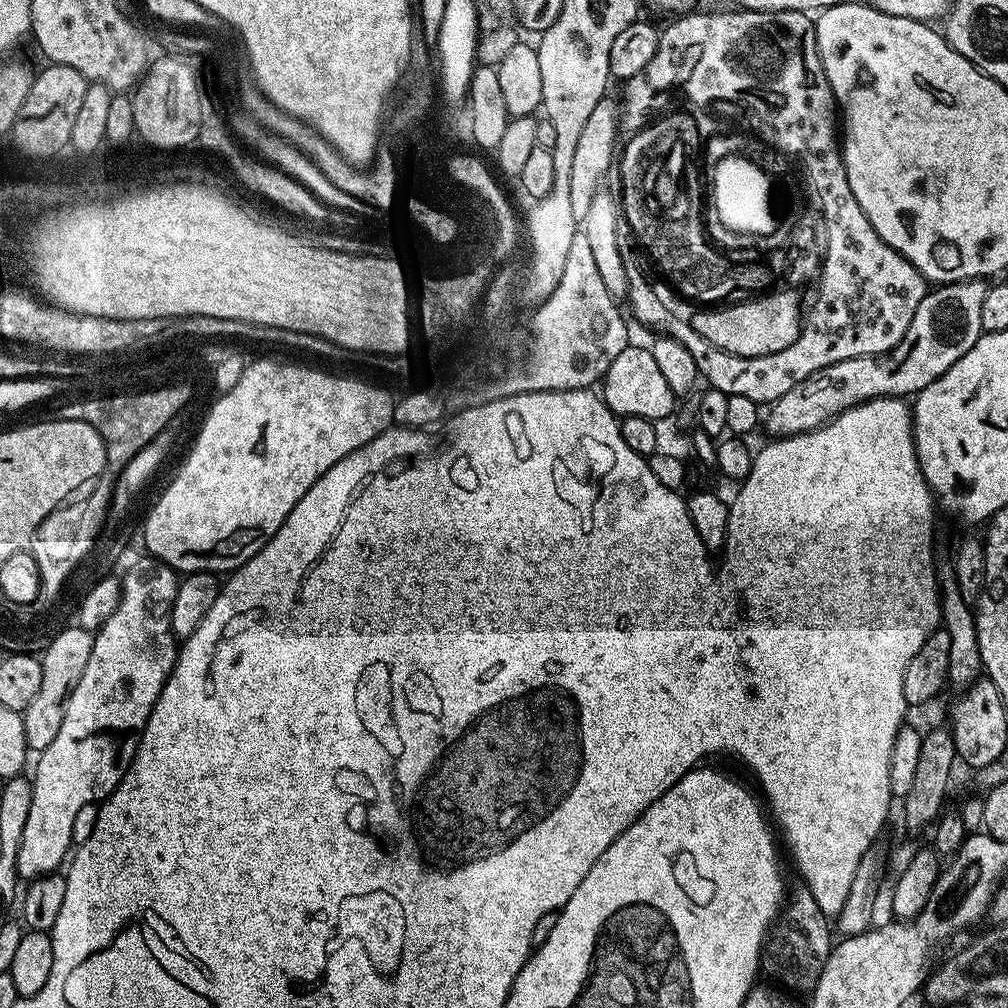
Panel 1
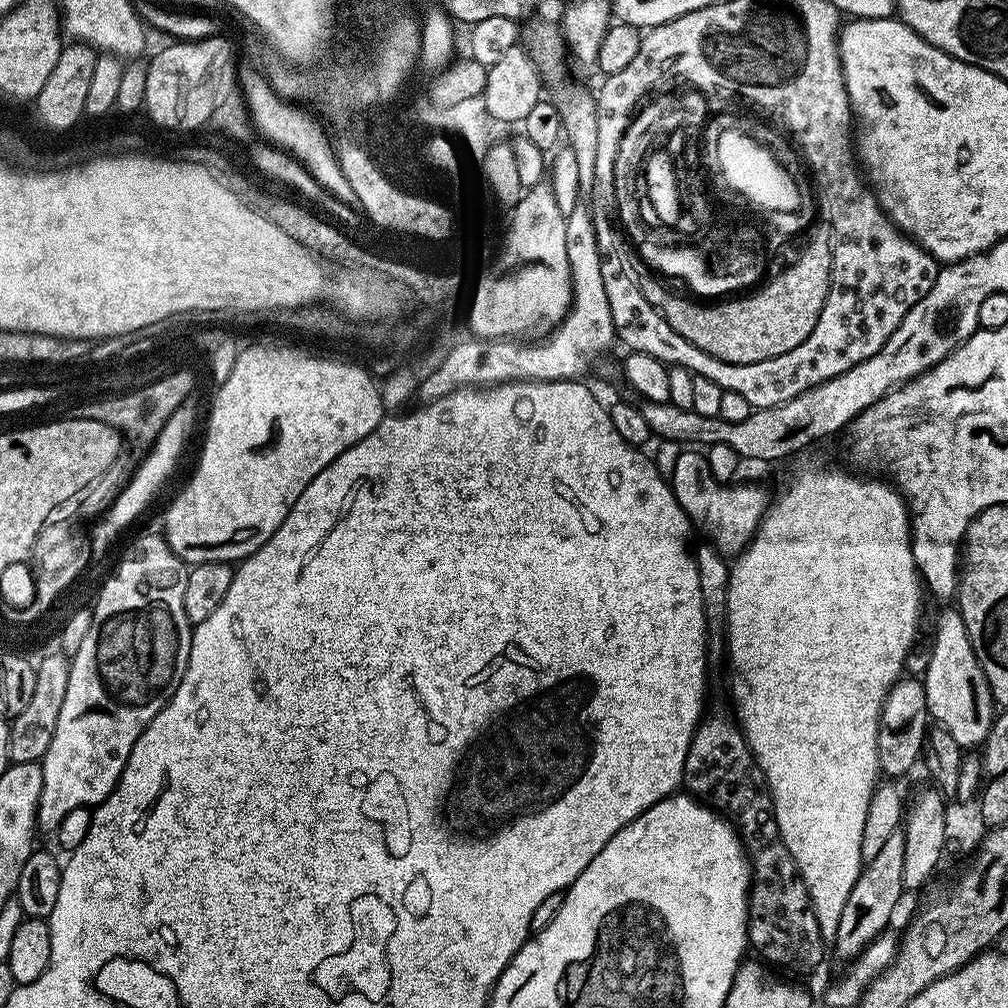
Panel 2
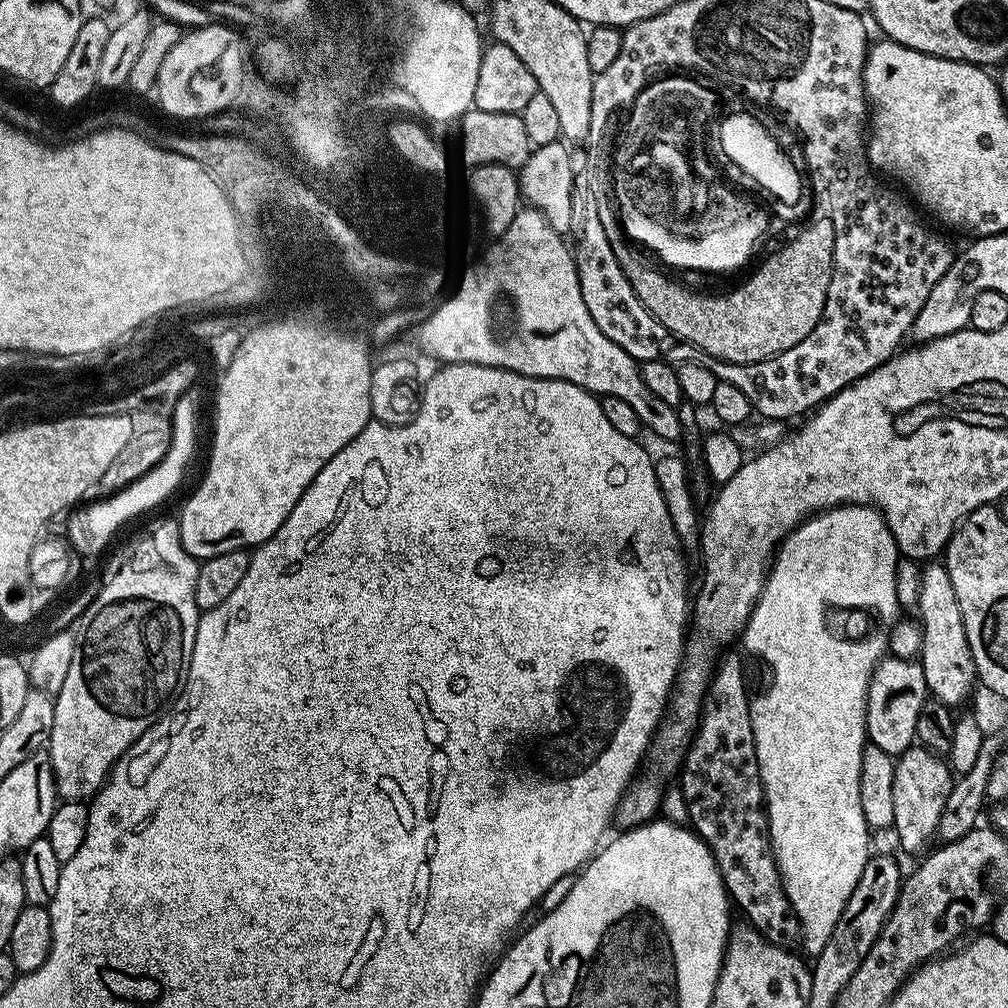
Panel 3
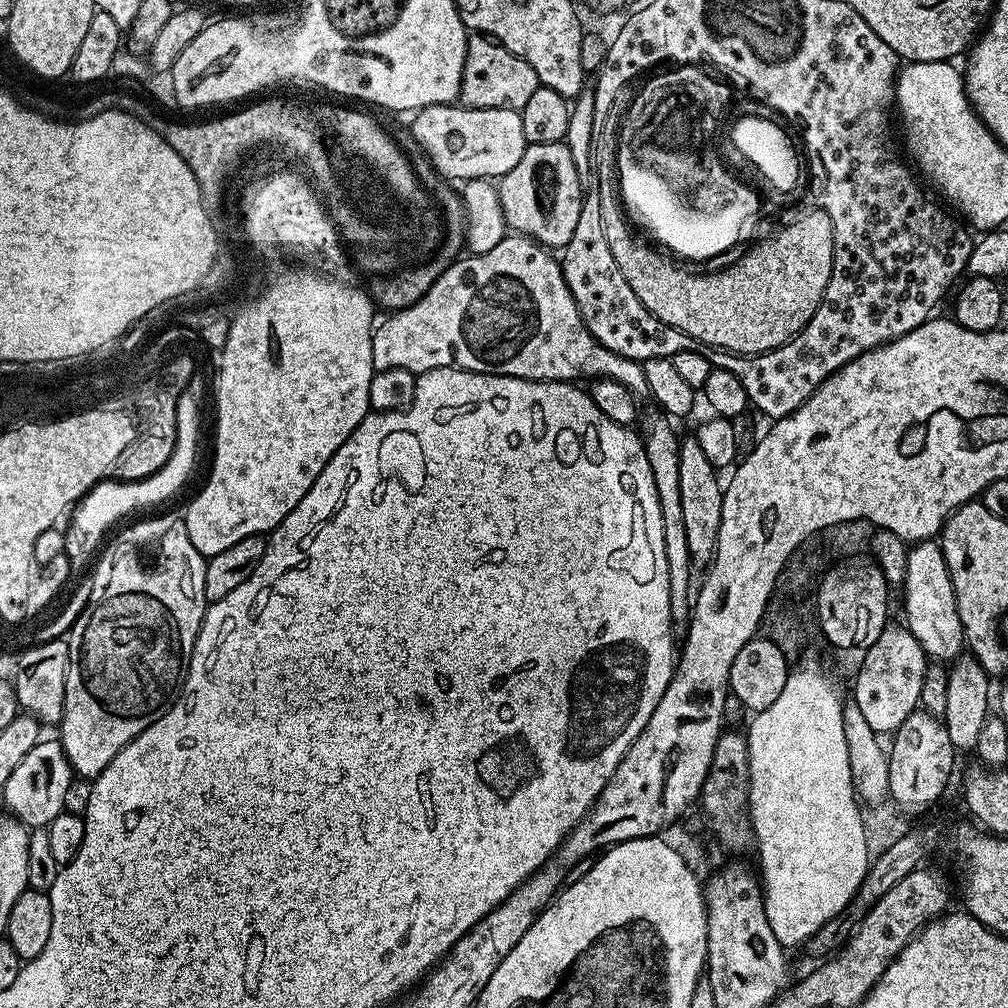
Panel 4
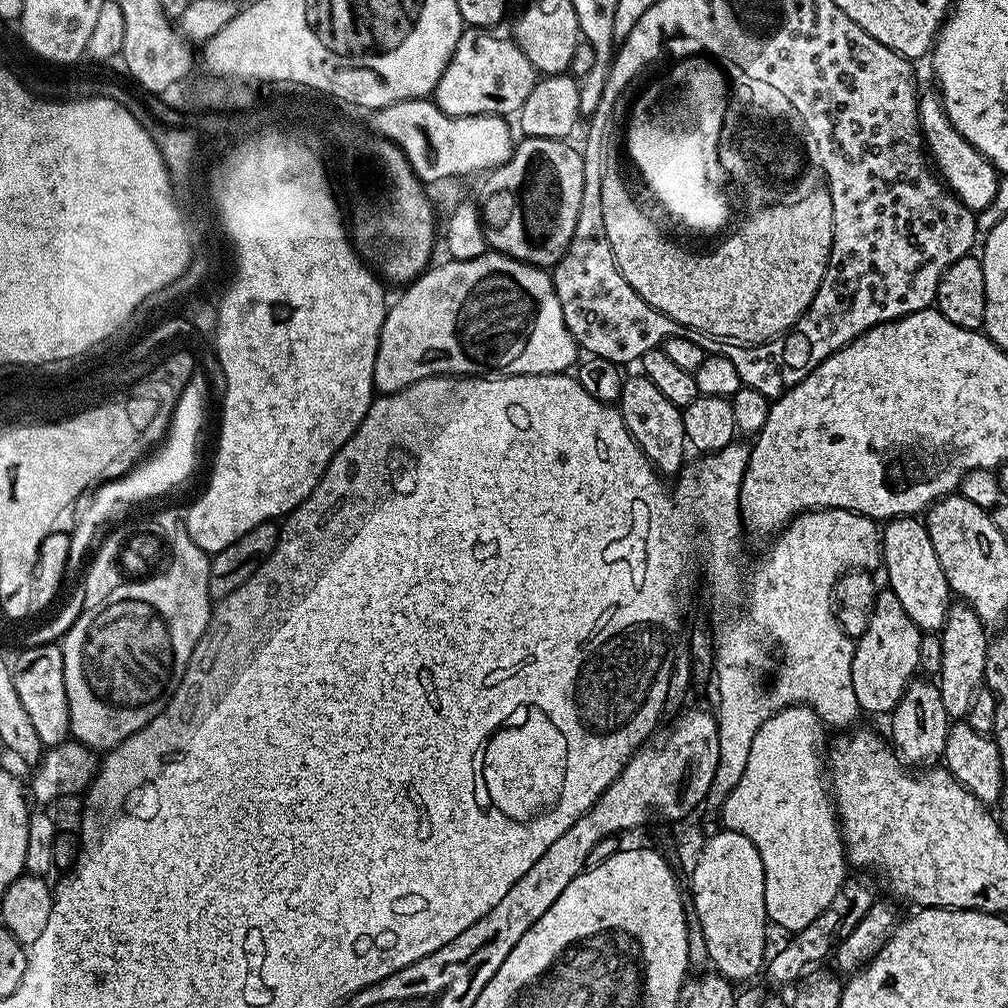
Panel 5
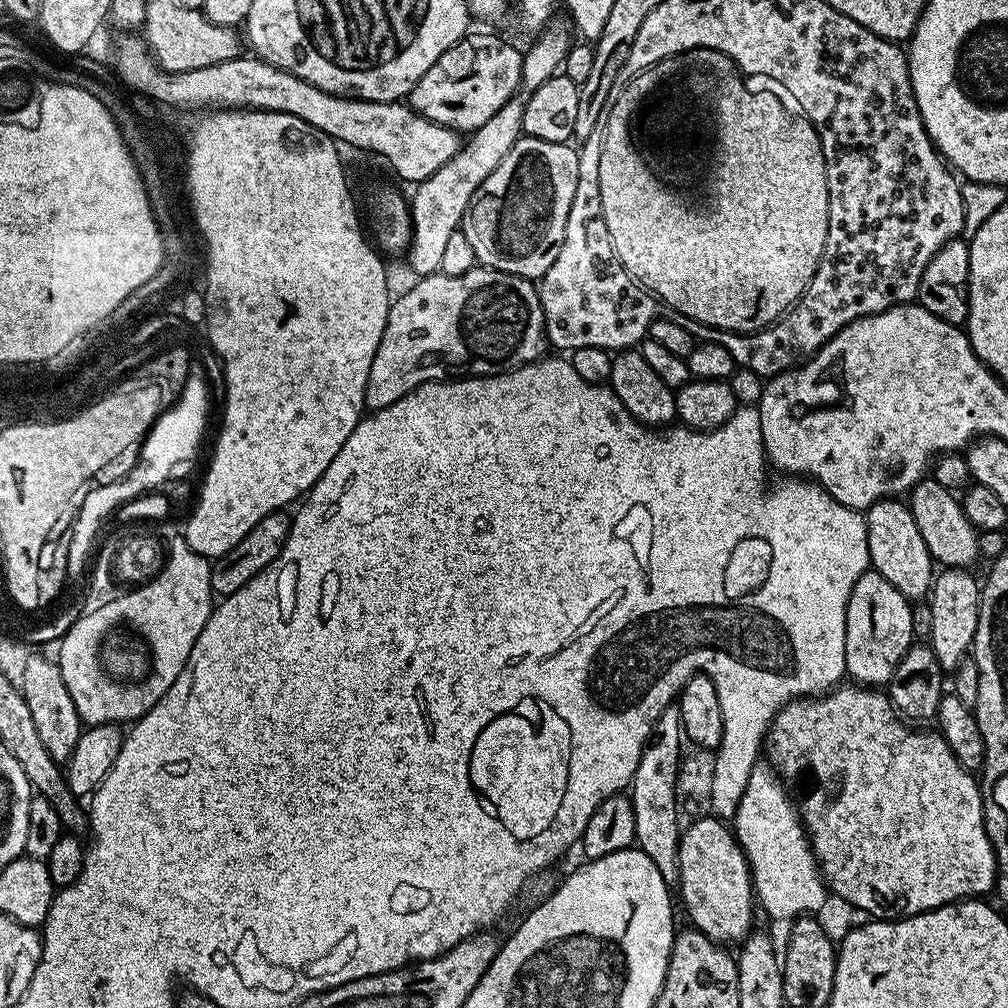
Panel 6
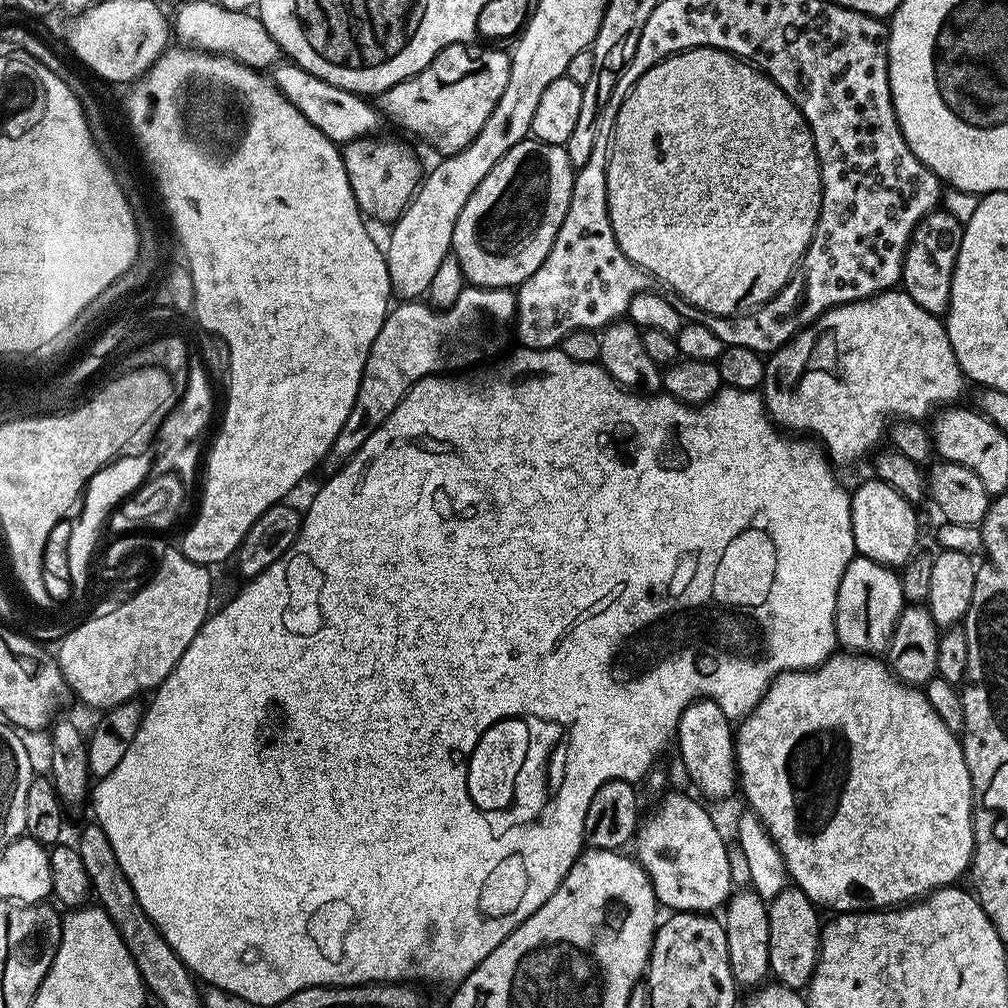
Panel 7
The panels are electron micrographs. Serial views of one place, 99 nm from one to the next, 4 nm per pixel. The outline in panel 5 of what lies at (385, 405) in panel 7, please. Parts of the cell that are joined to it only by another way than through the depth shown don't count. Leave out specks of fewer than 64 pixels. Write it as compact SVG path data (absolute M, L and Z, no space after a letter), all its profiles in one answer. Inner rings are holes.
M485 250L478 258L469 260L445 259L445 264L433 263L431 267L420 273L417 278L403 289L404 292L396 301L391 301L390 307L384 313L378 354L374 358L373 389L377 393L400 392L414 382L424 380L428 376L533 376L534 374L554 374L555 372L567 373L577 363L578 345L576 339L566 330L566 318L562 318L562 304L558 302L558 294L552 285L552 277L543 268L535 264L527 264L504 256L500 252Z

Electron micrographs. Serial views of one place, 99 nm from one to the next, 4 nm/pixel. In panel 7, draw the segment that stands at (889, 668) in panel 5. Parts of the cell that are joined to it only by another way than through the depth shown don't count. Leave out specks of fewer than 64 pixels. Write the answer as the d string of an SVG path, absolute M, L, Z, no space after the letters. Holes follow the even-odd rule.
M859 554L853 556L846 574L842 574L842 582L838 584L836 595L836 638L839 647L857 654L887 653L896 623L905 607L903 582L893 569Z

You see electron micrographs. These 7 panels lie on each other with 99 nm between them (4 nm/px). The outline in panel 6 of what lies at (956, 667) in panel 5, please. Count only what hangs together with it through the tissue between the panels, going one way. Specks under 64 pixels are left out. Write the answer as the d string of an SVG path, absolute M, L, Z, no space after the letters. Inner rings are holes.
M944 568L935 573L932 582L930 646L938 662L946 670L954 670L971 653L974 636L978 630L982 584L970 573L968 568Z

